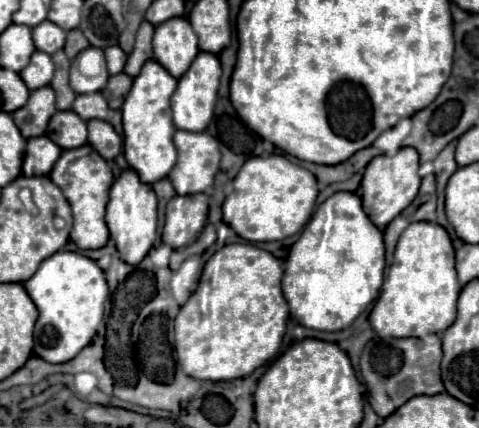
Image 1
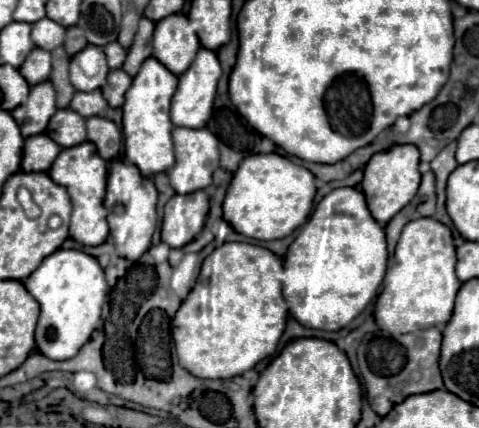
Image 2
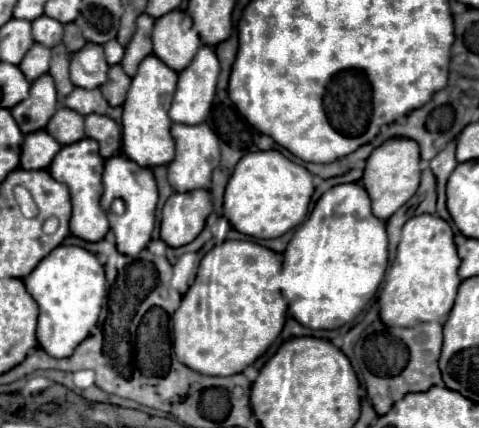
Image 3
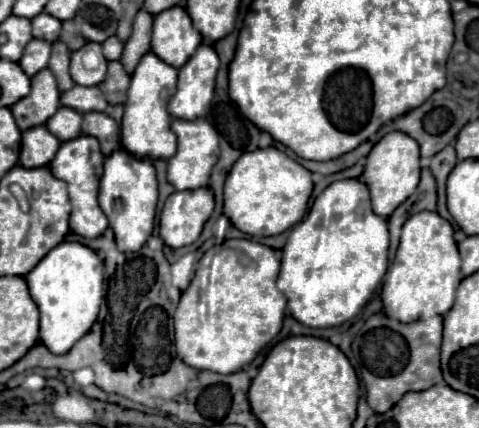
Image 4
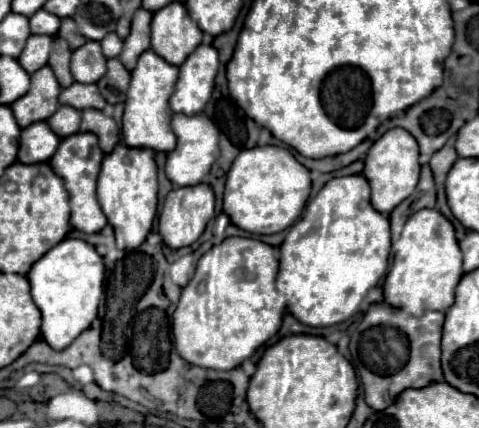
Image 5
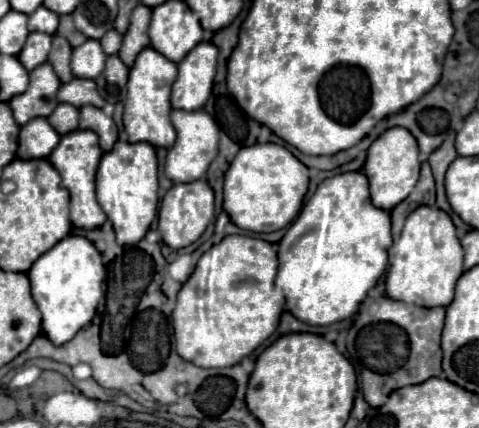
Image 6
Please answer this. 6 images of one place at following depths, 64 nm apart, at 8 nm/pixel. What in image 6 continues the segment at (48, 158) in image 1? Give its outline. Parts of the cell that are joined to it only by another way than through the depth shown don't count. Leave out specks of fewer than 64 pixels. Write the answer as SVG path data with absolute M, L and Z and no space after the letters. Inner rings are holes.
M32 120L32 124L26 124L24 128L20 128L18 158L46 160L58 142L60 142L60 136L52 132L52 126L48 124L48 120Z

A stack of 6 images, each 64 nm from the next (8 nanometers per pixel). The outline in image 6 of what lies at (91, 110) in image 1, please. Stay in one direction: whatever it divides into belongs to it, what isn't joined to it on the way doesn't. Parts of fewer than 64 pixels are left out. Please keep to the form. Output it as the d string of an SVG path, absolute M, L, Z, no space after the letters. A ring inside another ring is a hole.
M74 78L72 82L60 86L58 102L68 102L76 108L88 106L88 104L102 108L106 104L104 98L96 90L96 82L94 80L80 80L80 78Z

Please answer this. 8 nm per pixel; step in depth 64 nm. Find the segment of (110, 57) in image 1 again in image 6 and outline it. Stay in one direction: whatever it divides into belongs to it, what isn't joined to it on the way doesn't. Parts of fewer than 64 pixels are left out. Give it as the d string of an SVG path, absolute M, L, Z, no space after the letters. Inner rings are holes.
M116 30L106 32L106 34L104 34L104 40L100 40L100 44L102 44L102 48L104 48L104 52L106 52L108 56L110 56L110 54L118 54L120 44L122 44L122 36L120 36Z

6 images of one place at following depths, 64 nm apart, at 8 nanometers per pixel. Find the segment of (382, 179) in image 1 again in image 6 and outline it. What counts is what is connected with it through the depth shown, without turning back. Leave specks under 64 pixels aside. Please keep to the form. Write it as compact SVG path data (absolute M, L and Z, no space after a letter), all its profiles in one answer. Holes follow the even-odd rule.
M400 126L386 130L378 140L372 142L368 148L368 158L364 164L364 174L370 180L370 194L372 204L380 210L390 212L396 204L400 204L416 186L420 174L420 160L418 160L418 144L416 138Z

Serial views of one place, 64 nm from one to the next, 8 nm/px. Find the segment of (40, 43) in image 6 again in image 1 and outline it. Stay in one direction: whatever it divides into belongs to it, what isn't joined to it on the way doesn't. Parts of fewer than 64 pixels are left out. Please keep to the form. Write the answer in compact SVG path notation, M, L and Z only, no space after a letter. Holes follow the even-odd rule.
M34 52L30 64L20 72L24 84L28 86L28 90L36 90L36 88L44 88L50 84L52 76L54 76L54 64L52 58L46 52Z

